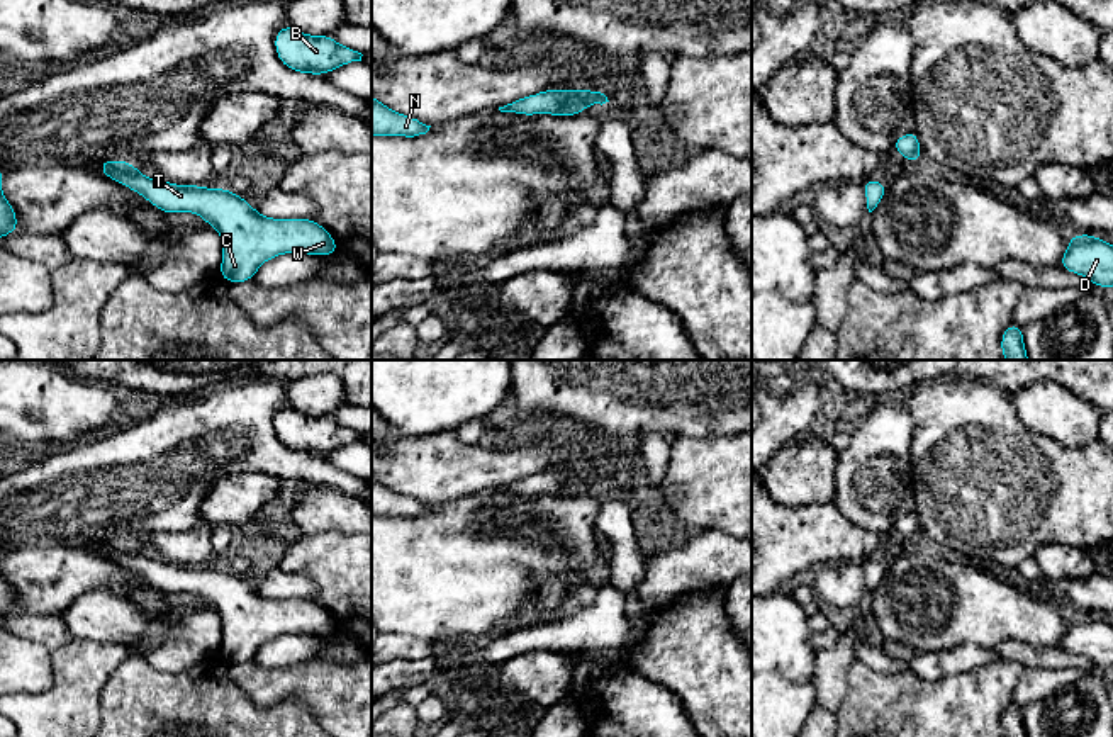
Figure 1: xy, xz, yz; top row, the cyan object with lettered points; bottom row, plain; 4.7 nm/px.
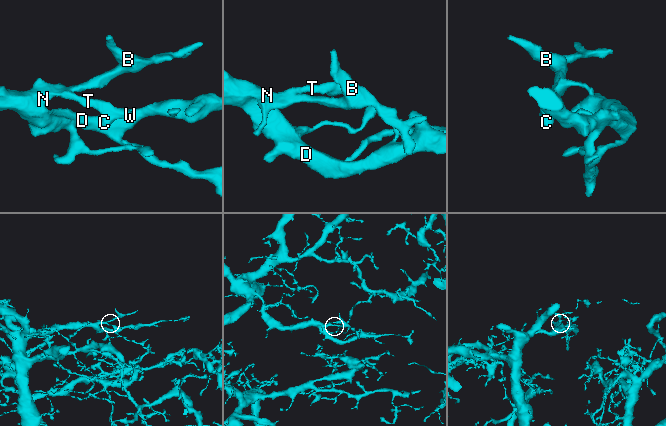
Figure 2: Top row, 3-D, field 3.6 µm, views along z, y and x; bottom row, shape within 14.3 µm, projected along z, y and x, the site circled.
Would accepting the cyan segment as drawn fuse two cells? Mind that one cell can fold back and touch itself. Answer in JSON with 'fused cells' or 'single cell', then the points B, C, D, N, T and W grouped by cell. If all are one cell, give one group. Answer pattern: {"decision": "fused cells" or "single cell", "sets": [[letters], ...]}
{"decision": "single cell", "sets": [["B", "C", "D", "N", "T", "W"]]}

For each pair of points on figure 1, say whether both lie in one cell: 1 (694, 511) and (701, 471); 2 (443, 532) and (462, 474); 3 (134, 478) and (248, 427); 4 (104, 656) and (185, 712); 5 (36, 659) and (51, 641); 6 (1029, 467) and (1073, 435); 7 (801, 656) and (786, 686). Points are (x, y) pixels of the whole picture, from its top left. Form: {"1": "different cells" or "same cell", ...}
{"1": "same cell", "2": "different cells", "3": "same cell", "4": "different cells", "5": "different cells", "6": "different cells", "7": "same cell"}

